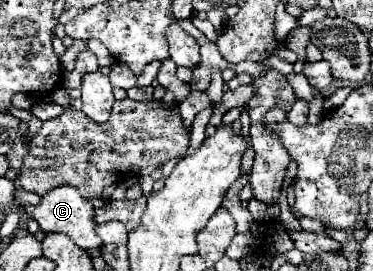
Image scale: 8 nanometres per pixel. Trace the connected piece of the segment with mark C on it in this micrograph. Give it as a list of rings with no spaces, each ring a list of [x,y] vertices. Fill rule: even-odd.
[[[67,185],[57,187],[49,195],[45,195],[39,205],[25,205],[25,211],[29,217],[33,217],[41,225],[41,231],[63,233],[63,235],[71,237],[77,245],[81,245],[81,249],[99,249],[103,245],[101,237],[97,235],[95,209],[93,209],[91,201],[83,199],[81,193],[77,193],[77,189],[73,189],[73,187],[67,187]]]

